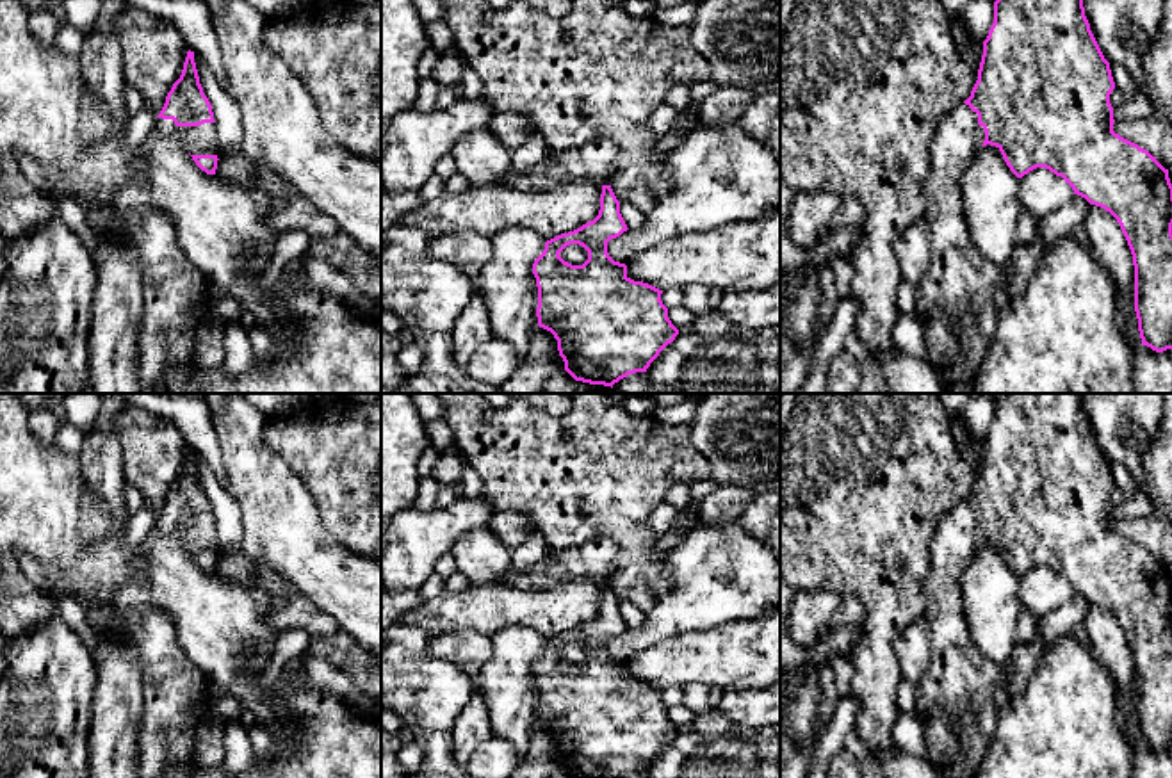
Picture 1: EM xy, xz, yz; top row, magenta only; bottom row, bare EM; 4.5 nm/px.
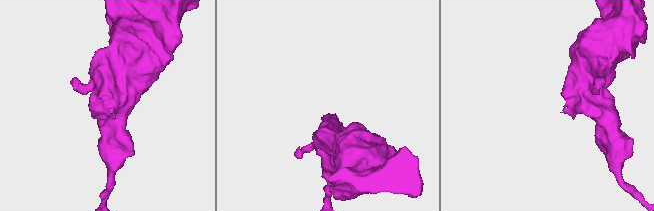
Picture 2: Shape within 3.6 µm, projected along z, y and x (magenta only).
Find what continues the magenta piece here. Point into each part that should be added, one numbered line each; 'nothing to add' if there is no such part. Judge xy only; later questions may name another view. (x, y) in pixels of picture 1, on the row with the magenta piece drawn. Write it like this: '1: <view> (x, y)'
1: xy (202, 139)

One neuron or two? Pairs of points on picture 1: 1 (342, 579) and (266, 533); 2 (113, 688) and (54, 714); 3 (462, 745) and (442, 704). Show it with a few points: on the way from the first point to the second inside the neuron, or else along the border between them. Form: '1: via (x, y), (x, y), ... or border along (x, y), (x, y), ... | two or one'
1: via (323, 570), (285, 536) | one
2: border along (91, 656), (97, 688), (86, 739) | two
3: border along (476, 693), (455, 723), (455, 759) | two

